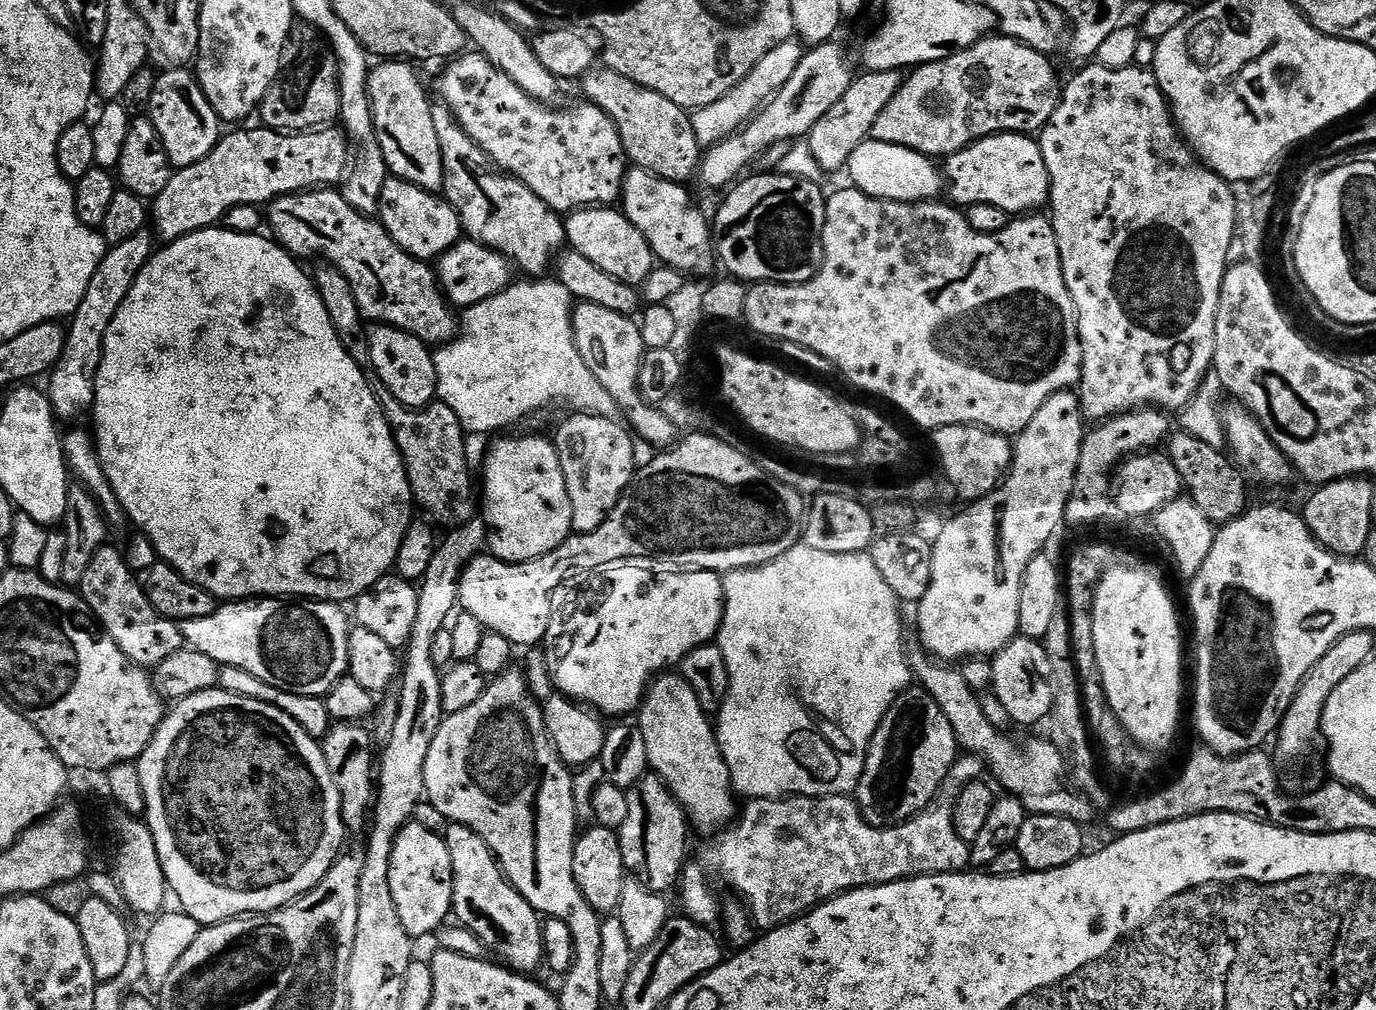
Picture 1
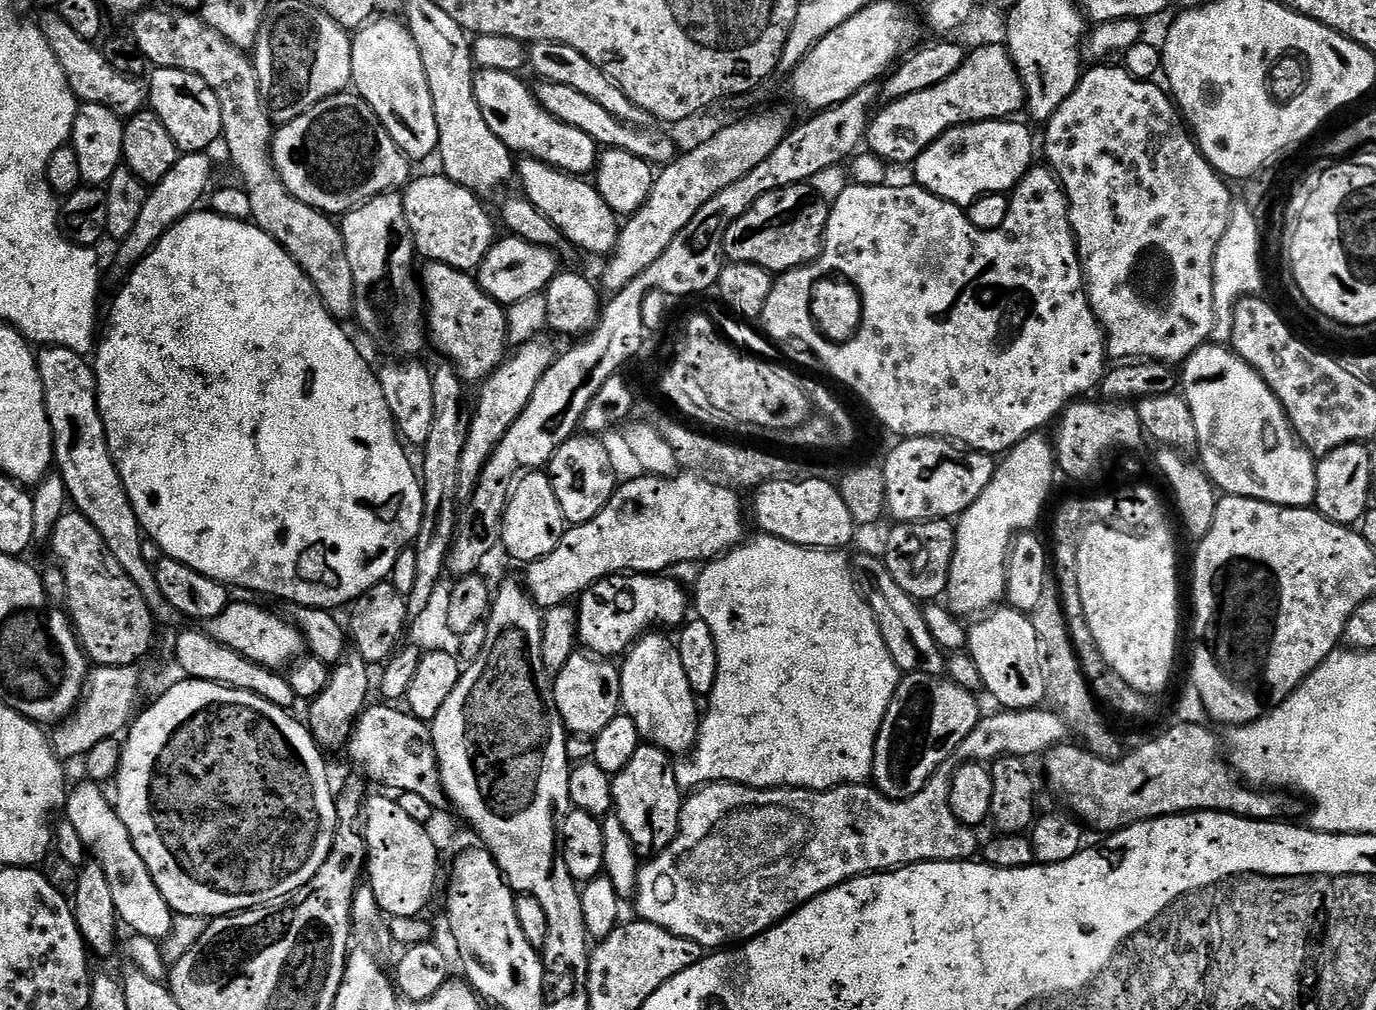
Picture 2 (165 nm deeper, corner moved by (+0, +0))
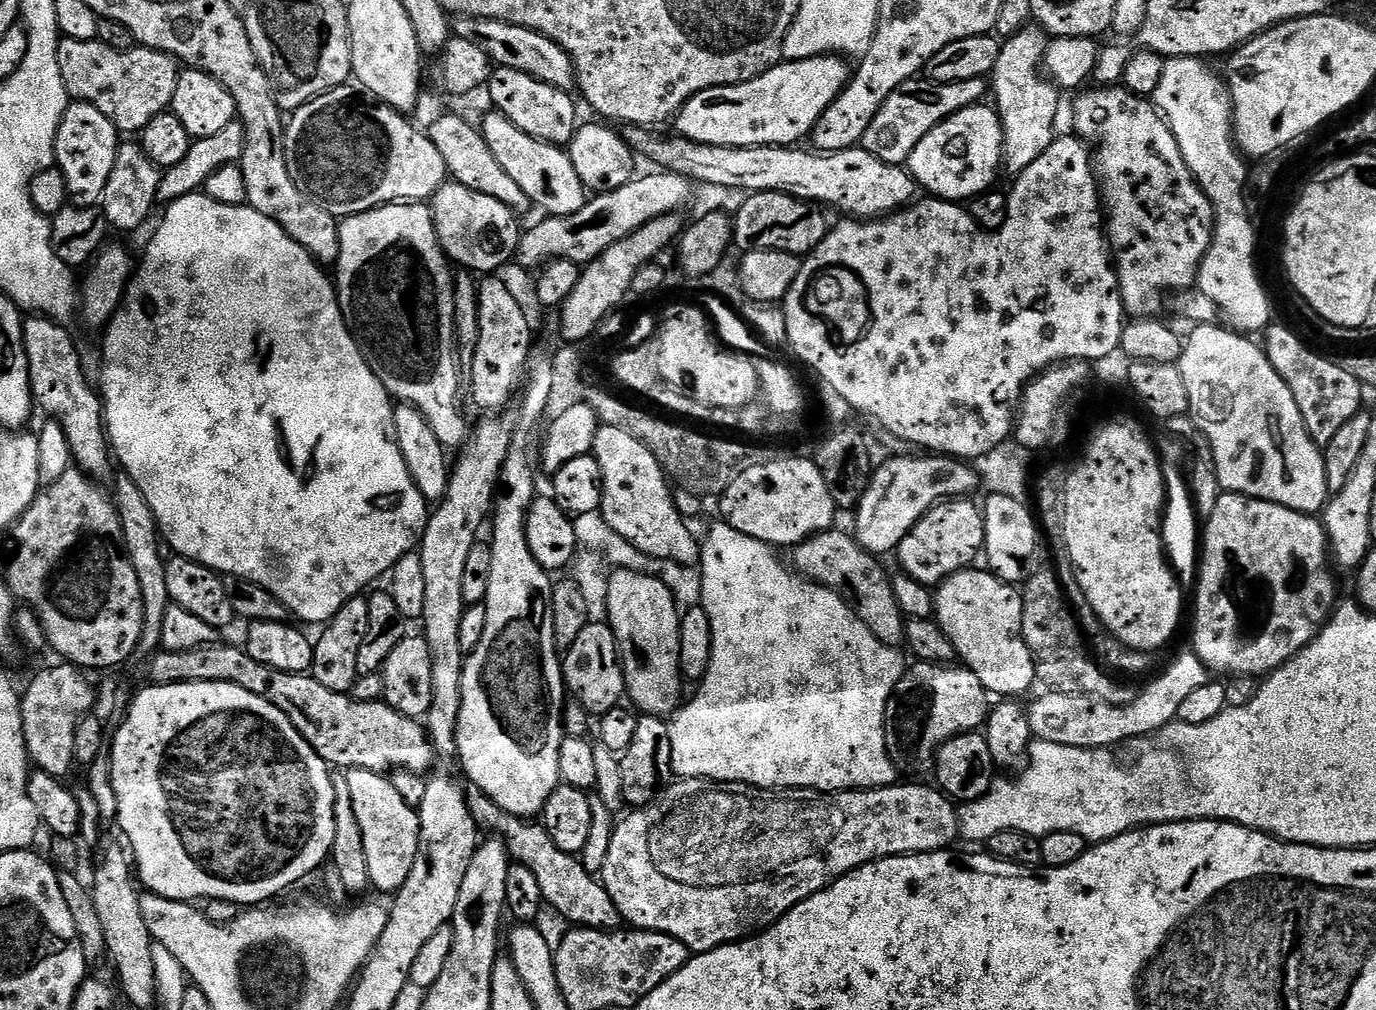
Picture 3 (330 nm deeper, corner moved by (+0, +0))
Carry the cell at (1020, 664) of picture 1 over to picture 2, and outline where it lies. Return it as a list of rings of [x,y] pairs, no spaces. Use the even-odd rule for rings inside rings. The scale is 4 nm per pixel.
[[[1007,606],[997,607],[995,610],[989,611],[983,618],[977,619],[976,625],[969,627],[968,631],[968,642],[966,645],[966,651],[969,656],[972,657],[974,666],[978,668],[978,674],[982,678],[984,683],[983,691],[989,692],[994,699],[1000,703],[999,707],[1004,710],[1036,710],[1045,703],[1044,699],[1044,665],[1040,663],[1040,647],[1038,646],[1038,638],[1034,634],[1034,626],[1032,625],[1031,619],[1025,613],[1020,612],[1016,608],[1009,608]]]

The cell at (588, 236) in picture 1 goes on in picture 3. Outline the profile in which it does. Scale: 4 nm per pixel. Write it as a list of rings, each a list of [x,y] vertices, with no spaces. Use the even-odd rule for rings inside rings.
[[[489,111],[489,116],[482,123],[482,131],[486,138],[486,146],[490,146],[494,158],[506,169],[506,174],[518,182],[522,194],[532,200],[533,205],[541,208],[548,216],[569,216],[586,202],[586,189],[582,178],[578,178],[578,170],[574,170],[571,155],[563,147],[535,140],[530,134],[518,130],[510,118],[501,112]]]

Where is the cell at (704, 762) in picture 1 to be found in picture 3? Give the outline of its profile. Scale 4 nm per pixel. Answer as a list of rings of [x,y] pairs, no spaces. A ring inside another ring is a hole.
[[[621,568],[607,577],[607,586],[607,625],[616,635],[616,645],[620,648],[627,699],[632,699],[631,703],[643,715],[675,716],[685,699],[685,679],[680,670],[681,609],[657,575],[647,576],[632,568]]]

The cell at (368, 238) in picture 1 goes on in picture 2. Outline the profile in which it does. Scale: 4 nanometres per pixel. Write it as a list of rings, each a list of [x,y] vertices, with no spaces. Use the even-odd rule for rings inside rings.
[[[428,262],[423,266],[422,292],[428,307],[426,332],[431,343],[432,340],[436,343],[437,350],[444,355],[441,357],[451,361],[465,381],[487,380],[504,363],[509,351],[508,314],[505,305],[487,296],[469,273],[457,272],[449,264]]]

